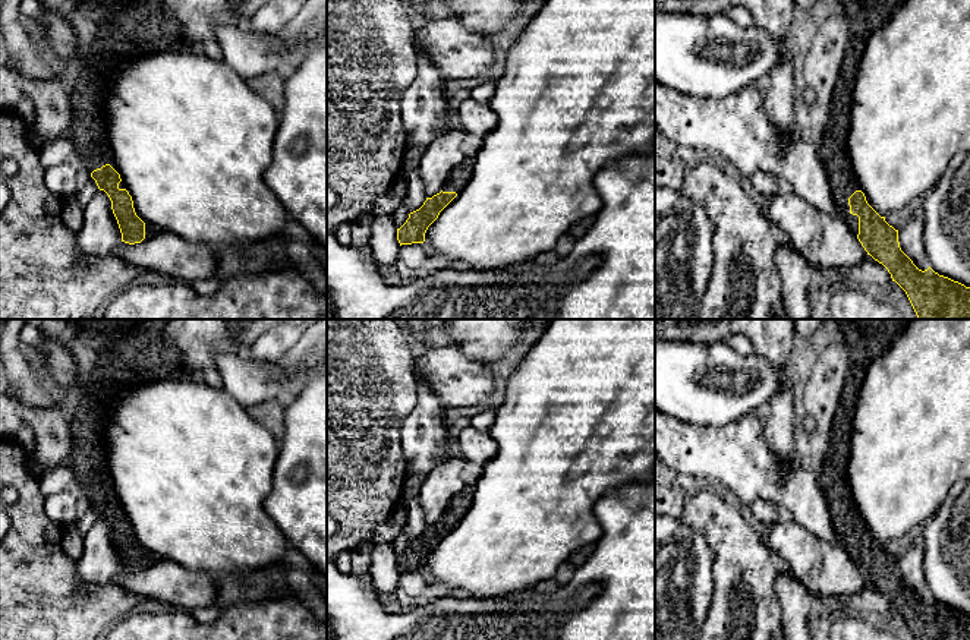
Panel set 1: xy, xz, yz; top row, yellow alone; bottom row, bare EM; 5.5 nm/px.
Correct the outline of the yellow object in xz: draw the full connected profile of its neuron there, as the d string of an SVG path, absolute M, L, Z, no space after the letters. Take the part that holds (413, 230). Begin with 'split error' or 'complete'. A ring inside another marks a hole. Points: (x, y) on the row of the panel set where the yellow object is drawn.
split error; M466 158L448 177L443 190L426 198L423 205L410 212L406 223L397 228L397 240L401 245L423 243L428 227L438 218L440 212L466 186L473 171L473 160Z

